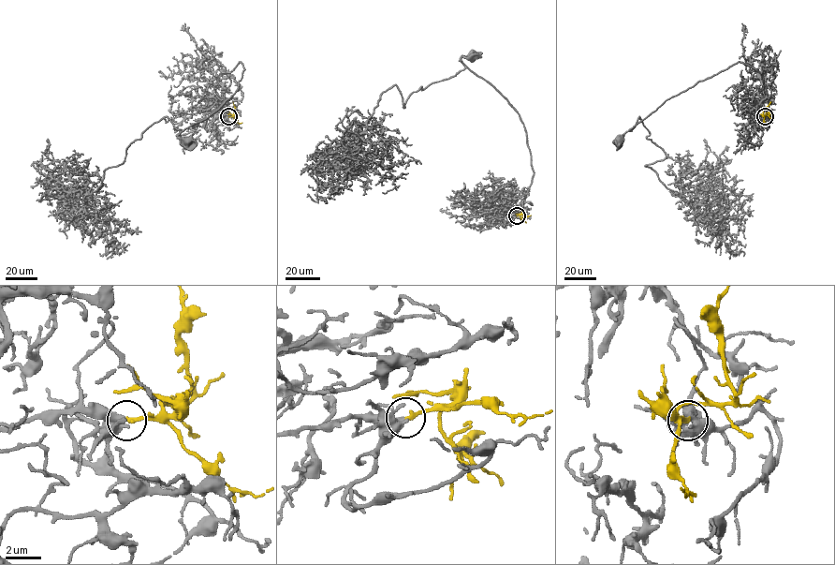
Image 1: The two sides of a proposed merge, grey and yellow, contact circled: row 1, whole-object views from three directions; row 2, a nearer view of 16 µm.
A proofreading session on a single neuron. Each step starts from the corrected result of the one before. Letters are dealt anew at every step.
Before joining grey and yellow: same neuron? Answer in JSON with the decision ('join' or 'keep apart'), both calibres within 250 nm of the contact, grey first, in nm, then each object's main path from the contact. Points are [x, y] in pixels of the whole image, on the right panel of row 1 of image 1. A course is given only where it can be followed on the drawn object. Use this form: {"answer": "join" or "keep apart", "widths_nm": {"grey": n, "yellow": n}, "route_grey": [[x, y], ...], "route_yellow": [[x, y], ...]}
{"answer": "join", "widths_nm": {"grey": 360, "yellow": 240}, "route_grey": [[765, 116], [757, 111], [767, 96], [766, 87], [755, 69], [739, 61], [667, 99], [620, 141]], "route_yellow": [[765, 116], [769, 114], [768, 106], [770, 102]]}

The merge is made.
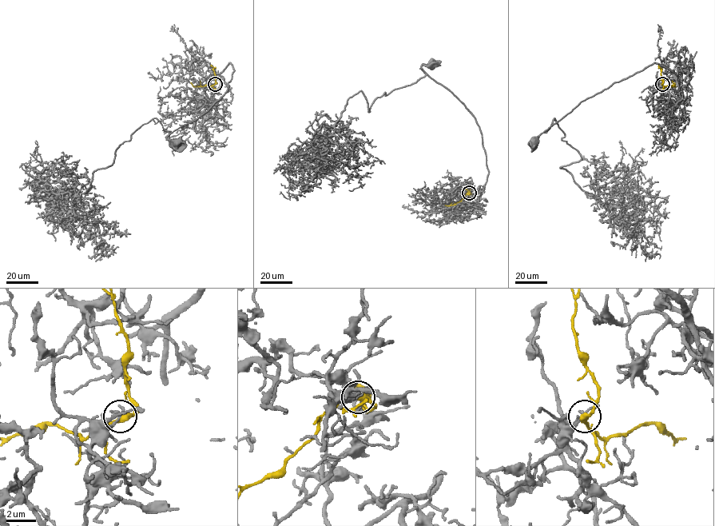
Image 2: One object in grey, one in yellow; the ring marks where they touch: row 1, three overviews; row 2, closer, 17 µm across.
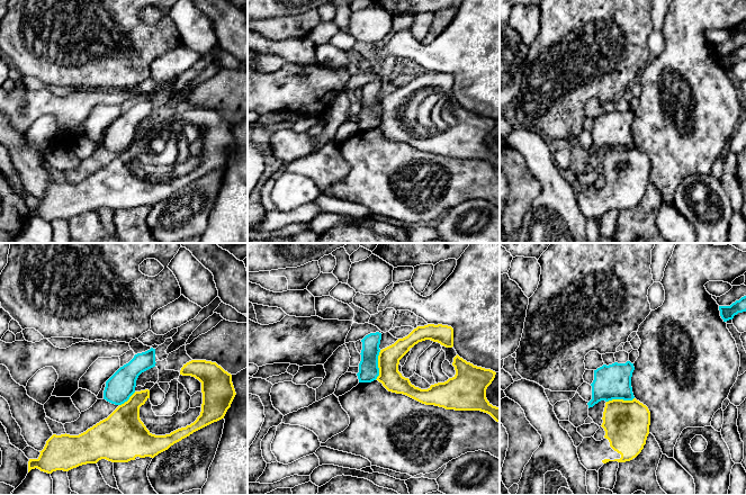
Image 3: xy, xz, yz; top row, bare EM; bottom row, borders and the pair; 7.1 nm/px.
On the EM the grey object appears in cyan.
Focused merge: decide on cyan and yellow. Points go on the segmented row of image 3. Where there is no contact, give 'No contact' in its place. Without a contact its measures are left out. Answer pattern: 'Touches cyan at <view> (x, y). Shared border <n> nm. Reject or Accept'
Touches cyan at xz (377, 365). Shared border 220 nm. Reject

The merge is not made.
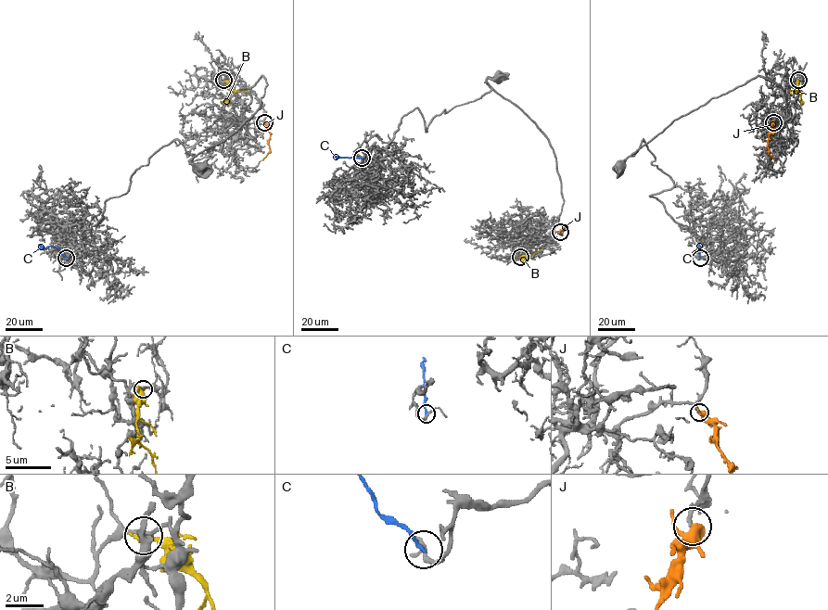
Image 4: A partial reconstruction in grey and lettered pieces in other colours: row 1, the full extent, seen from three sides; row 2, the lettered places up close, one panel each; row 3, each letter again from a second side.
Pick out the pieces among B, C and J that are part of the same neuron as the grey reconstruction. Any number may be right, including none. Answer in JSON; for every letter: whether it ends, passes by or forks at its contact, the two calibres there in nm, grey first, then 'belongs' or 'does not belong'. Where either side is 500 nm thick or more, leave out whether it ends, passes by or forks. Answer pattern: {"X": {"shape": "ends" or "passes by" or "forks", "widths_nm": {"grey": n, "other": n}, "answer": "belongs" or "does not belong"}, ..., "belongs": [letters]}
{"B": {"shape": "ends", "widths_nm": {"grey": 200, "other": 280}, "answer": "does not belong"}, "C": {"shape": "ends", "widths_nm": {"grey": 200, "other": 160}, "answer": "does not belong"}, "J": {"widths_nm": {"grey": 160, "other": 550}, "answer": "belongs"}, "belongs": ["J"]}

